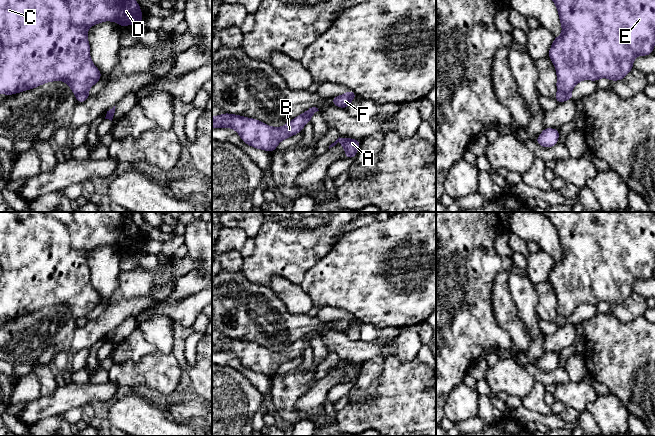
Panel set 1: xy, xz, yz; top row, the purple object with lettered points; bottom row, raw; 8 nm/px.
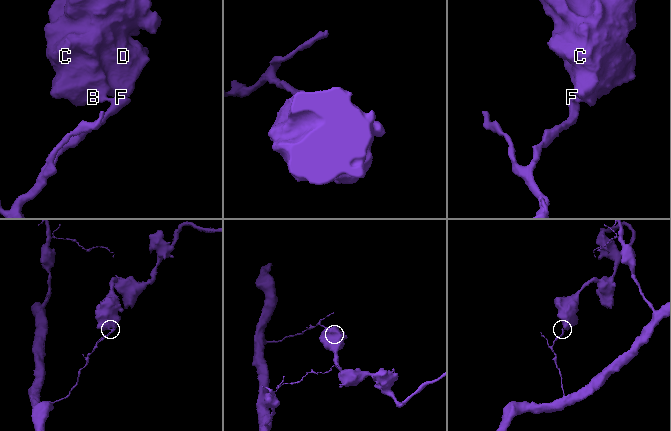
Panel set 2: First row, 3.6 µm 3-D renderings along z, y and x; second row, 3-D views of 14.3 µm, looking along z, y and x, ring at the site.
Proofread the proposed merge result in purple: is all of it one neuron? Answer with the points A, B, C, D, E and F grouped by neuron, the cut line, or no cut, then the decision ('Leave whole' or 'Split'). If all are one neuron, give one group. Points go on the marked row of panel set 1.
Groups: A B C D E / F. Split along yz (557, 90), (570, 92). Split

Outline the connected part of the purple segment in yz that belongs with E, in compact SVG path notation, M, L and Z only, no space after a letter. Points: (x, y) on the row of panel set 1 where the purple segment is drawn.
M552 0L559 14L562 33L554 37L548 57L555 66L557 91L569 93L582 80L604 77L623 80L633 69L634 59L653 53L655 46L655 0Z

